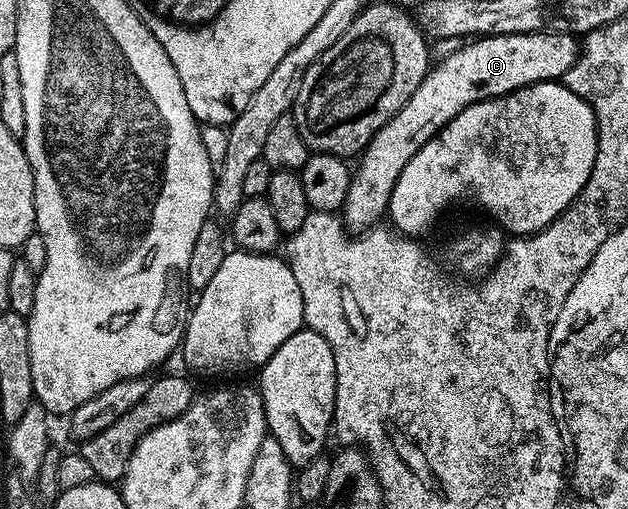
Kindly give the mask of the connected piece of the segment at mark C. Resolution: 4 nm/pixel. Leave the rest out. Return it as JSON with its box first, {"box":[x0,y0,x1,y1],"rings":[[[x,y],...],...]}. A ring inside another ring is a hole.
{"box":[343,29,580,228],"rings":[[[563,29],[562,31],[511,31],[508,35],[492,33],[472,38],[468,43],[471,43],[468,47],[459,47],[452,55],[445,56],[436,67],[434,64],[421,81],[421,85],[417,85],[409,101],[405,101],[403,108],[377,134],[370,137],[366,144],[368,147],[363,151],[363,160],[360,161],[359,168],[357,166],[354,168],[347,200],[343,204],[343,211],[346,211],[347,219],[353,226],[362,228],[363,219],[373,218],[382,207],[384,210],[385,205],[390,204],[393,185],[415,148],[431,139],[458,111],[476,102],[477,95],[471,91],[483,91],[479,93],[487,97],[498,97],[510,95],[511,92],[519,87],[526,87],[529,83],[558,80],[566,76],[567,70],[575,64],[580,49],[576,36]]]}

